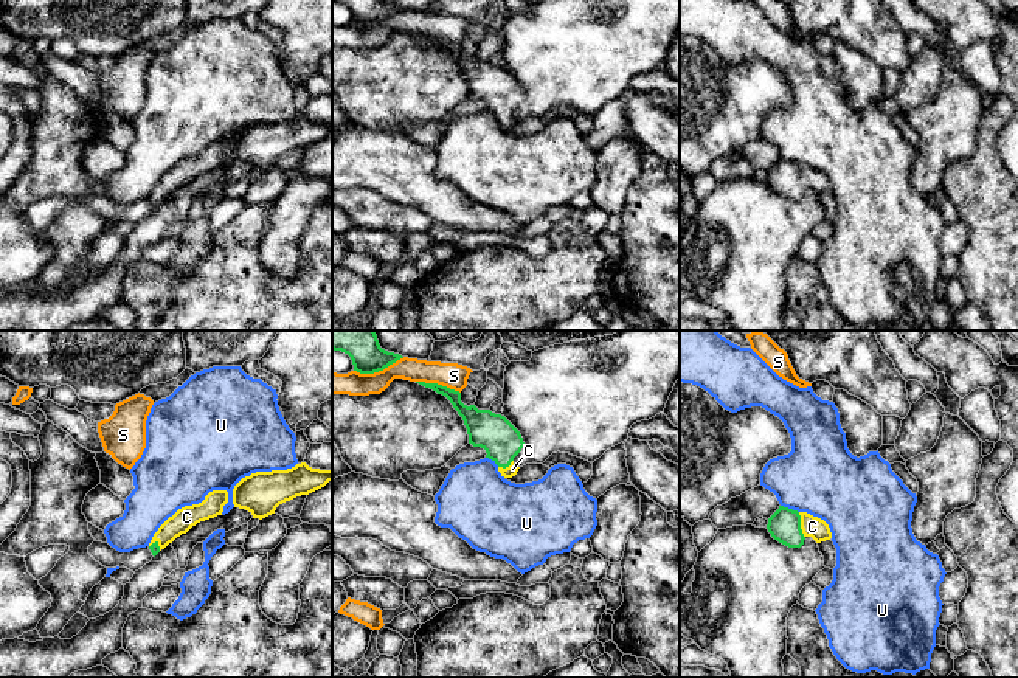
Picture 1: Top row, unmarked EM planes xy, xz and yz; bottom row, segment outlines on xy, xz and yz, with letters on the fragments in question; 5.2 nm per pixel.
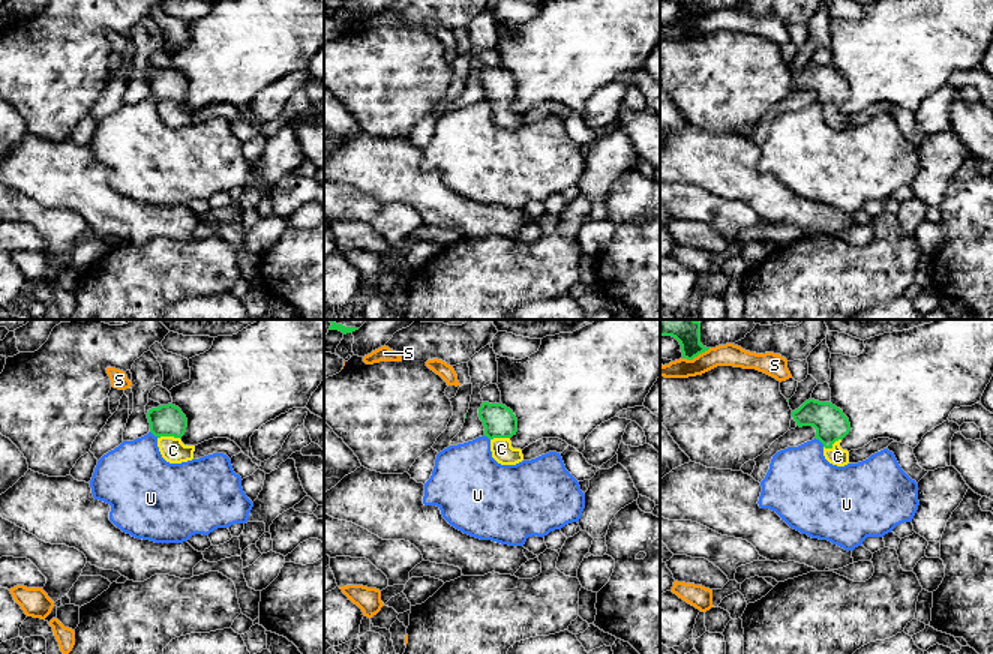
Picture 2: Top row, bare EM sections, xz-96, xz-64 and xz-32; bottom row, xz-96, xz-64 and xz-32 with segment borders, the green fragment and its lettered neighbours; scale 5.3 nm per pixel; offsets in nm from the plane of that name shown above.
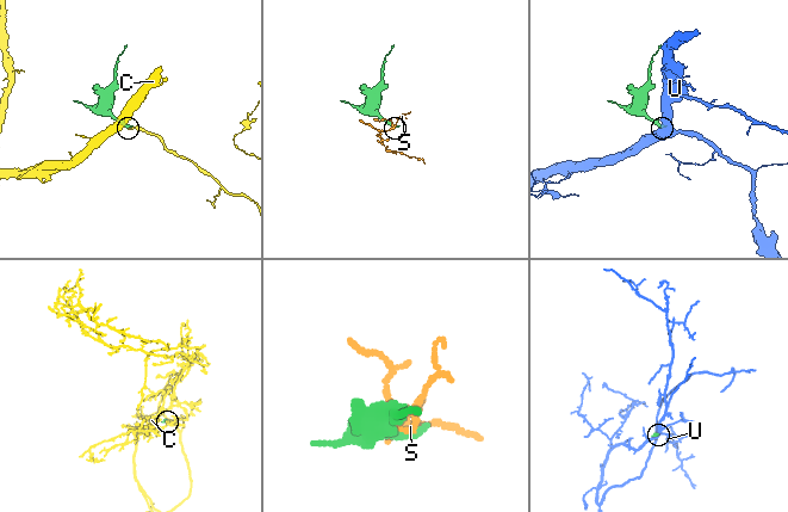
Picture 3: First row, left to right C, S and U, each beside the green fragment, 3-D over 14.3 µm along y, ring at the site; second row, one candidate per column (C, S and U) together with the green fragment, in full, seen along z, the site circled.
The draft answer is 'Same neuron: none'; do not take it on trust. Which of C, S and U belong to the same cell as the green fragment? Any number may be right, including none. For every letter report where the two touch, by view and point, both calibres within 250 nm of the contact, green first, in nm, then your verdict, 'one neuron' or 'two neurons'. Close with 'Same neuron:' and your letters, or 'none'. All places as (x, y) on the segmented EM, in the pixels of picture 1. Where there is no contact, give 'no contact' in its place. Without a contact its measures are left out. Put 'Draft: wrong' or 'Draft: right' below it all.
C: meets green in yz at (799, 525); 170 nm thick on the green side, 110 nm on the other; one neuron
S: meets green in xz at (379, 370); 240 nm thick on the green side, 130 nm on the other; two neurons
U: meets green in yz at (790, 509); 170 nm thick on the green side, 400 nm on the other; two neurons
Same neuron: C
Draft: wrong

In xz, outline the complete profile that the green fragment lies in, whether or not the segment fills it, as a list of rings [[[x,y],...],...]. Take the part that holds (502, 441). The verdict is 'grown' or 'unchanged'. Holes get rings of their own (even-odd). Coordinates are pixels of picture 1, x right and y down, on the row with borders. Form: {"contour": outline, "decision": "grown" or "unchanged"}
{"contour": [[[416,382],[425,388],[445,396],[458,414],[462,417],[469,434],[469,444],[486,450],[486,458],[498,465],[504,478],[517,475],[518,469],[514,458],[525,447],[520,431],[501,414],[490,410],[478,410],[475,405],[464,405],[461,393],[438,383]]], "decision": "grown"}

